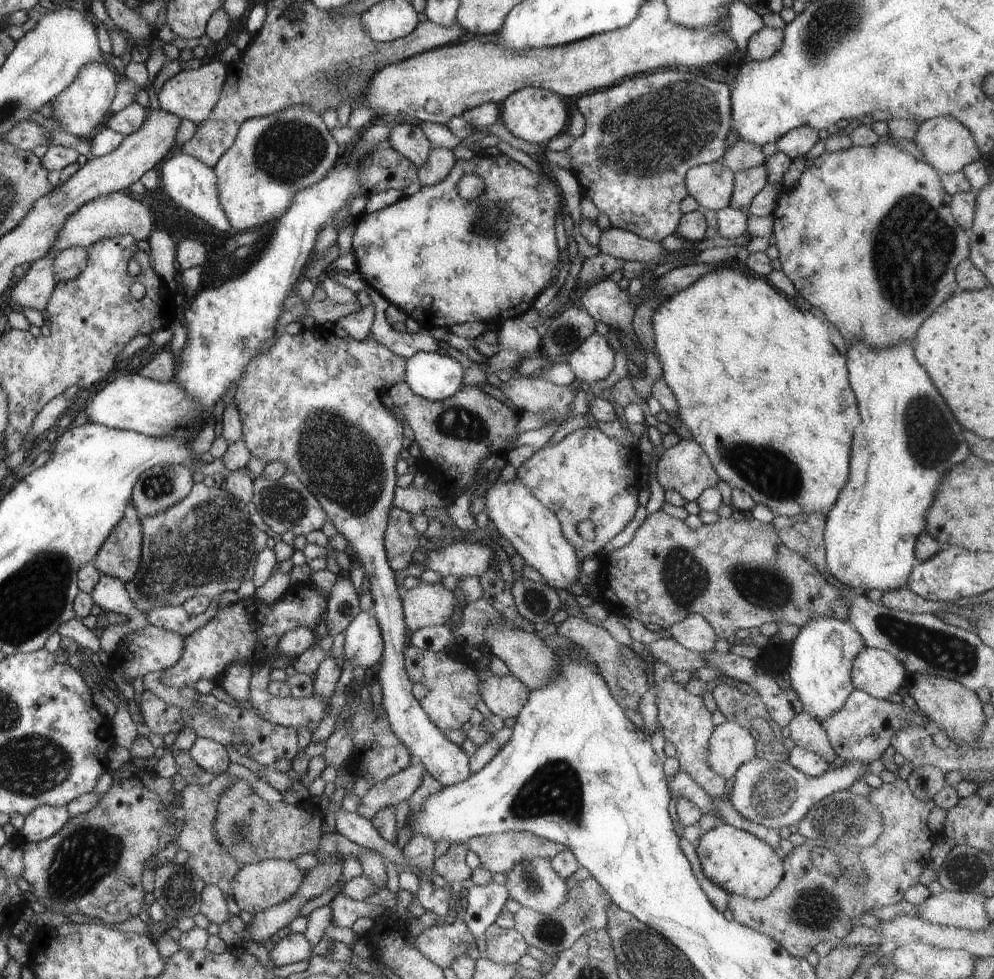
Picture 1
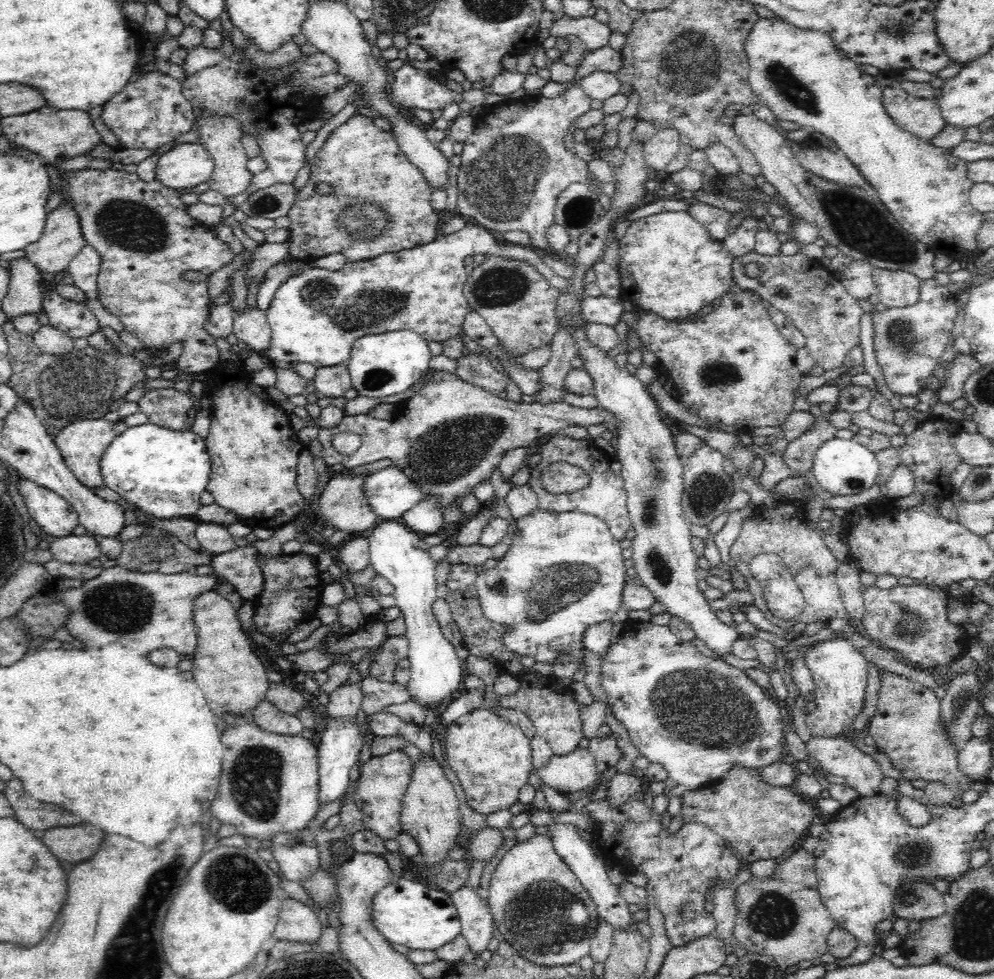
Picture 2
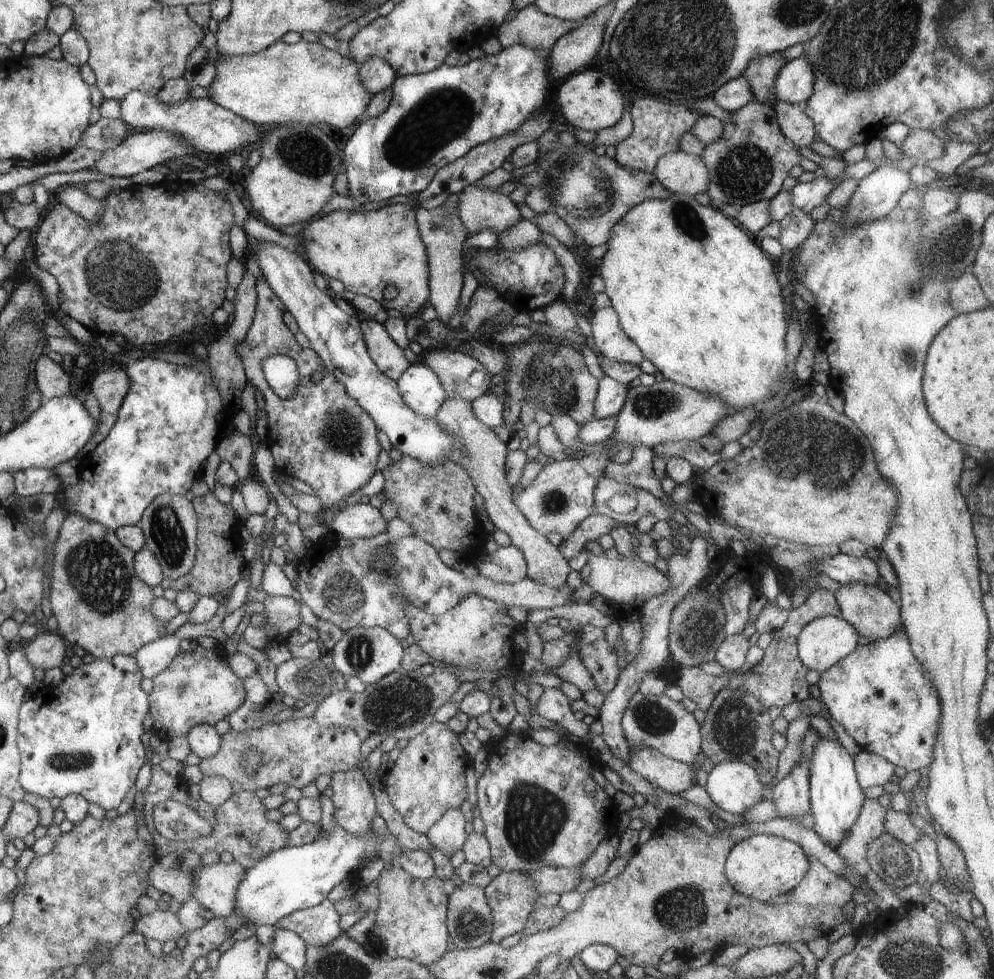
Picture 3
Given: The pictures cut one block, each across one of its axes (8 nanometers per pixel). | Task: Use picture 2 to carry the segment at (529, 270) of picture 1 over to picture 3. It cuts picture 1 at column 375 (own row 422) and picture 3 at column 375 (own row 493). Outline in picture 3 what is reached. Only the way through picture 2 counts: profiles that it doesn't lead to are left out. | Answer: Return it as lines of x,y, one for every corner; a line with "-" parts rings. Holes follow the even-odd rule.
407,204
383,206
375,212
335,210
327,216
313,220
303,234
305,246
299,252
309,266
327,280
339,280
345,290
355,296
367,296
383,304
385,310
397,310
403,320
415,318
429,306
429,252
419,238
417,214
-
395,286
397,294
391,300
383,300
383,290

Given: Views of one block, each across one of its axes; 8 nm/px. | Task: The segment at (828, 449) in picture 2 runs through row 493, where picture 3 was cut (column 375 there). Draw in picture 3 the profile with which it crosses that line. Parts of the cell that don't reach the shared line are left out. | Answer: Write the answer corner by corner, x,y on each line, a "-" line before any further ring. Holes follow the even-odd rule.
321,794
319,798
323,808
319,820
321,836
315,842
299,848
285,846
247,870
247,876
237,892
239,908
235,910
249,920
245,934
253,934
261,924
273,926
291,912
315,908
325,900
333,886
339,886
343,880
355,880
355,874
369,866
371,860
379,858
383,860
383,866
389,866
403,854
403,850
397,846
397,838
391,832
379,834
373,830
373,826
369,826
361,834
347,832
343,826
339,826
339,822
335,822
335,808
331,798
323,798

